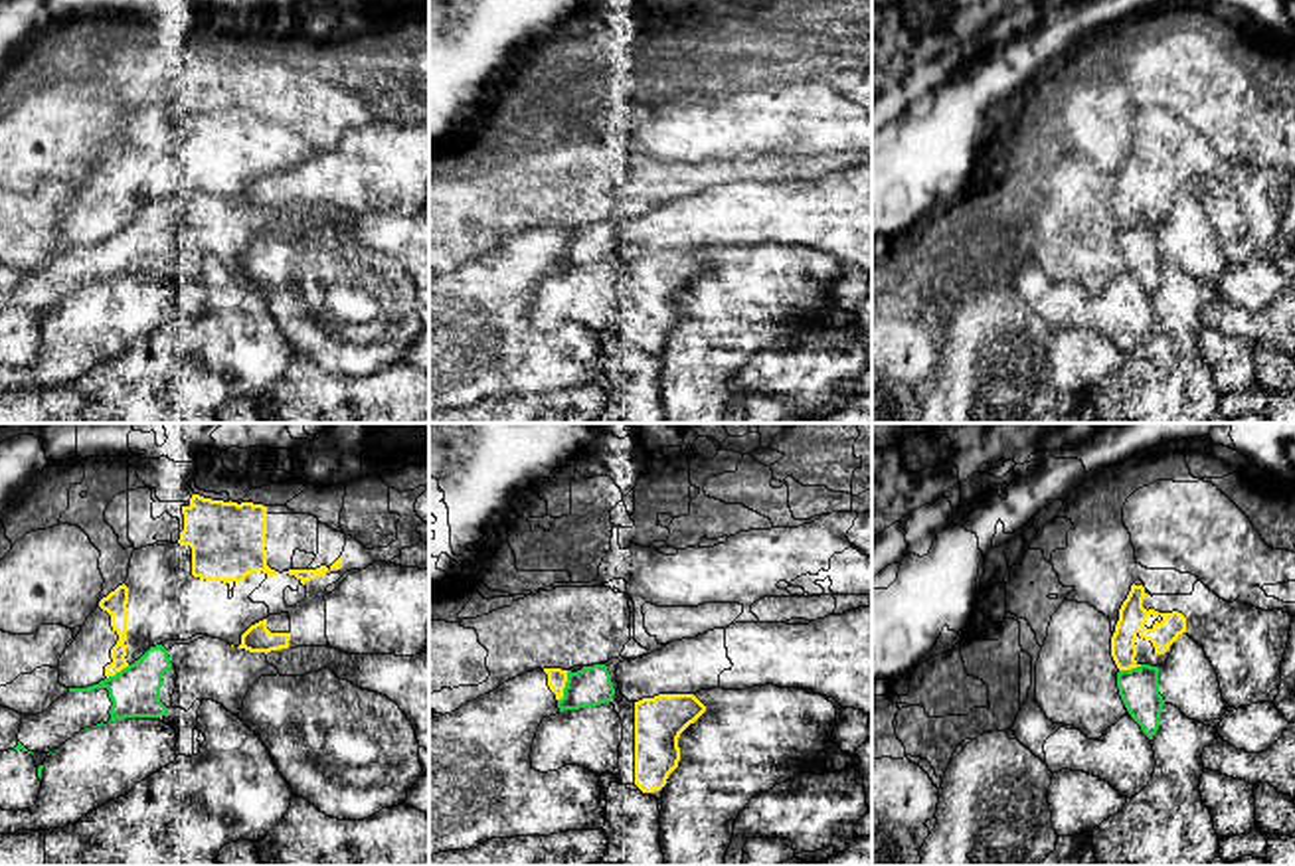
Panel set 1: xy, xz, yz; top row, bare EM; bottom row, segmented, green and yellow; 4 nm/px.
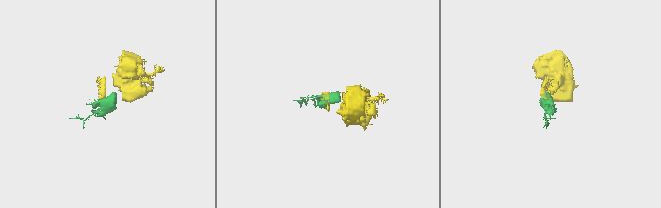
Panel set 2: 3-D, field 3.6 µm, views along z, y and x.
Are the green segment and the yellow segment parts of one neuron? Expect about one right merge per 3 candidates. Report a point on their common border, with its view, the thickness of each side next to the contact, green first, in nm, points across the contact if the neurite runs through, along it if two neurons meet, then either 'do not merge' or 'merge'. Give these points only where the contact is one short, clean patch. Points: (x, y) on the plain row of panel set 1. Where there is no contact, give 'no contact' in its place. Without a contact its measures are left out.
meets green in xz at (566, 244); 160 nm thick on the green side, 80 nm on the other; do not merge

